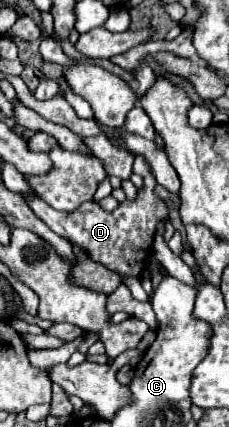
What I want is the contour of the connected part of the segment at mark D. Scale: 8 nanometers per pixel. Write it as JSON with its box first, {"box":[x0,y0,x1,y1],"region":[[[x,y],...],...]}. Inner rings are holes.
{"box":[28,156,168,282],"region":[[[136,156],[134,172],[144,178],[144,190],[138,192],[138,198],[134,202],[124,200],[114,212],[104,212],[96,202],[84,202],[74,212],[58,212],[40,198],[28,198],[28,204],[34,214],[48,224],[50,230],[66,238],[70,244],[80,246],[90,260],[116,272],[122,282],[126,278],[142,278],[142,272],[146,270],[148,260],[152,258],[150,246],[154,242],[156,224],[158,220],[168,216],[168,208],[152,194],[156,182],[150,174],[150,166],[146,166],[146,160],[142,156]]]}

